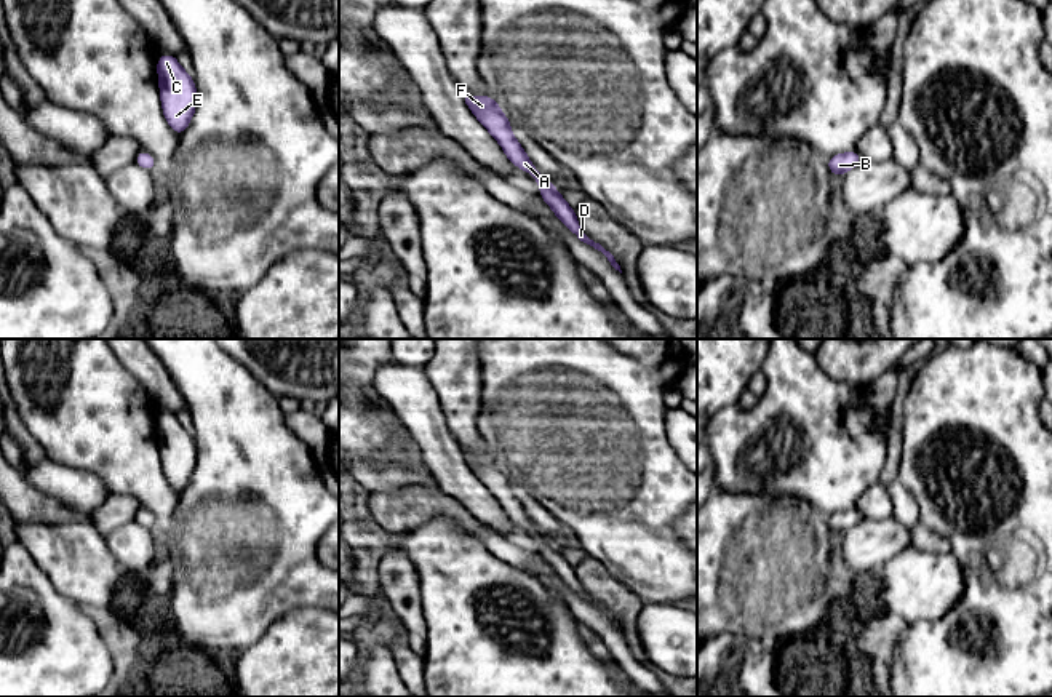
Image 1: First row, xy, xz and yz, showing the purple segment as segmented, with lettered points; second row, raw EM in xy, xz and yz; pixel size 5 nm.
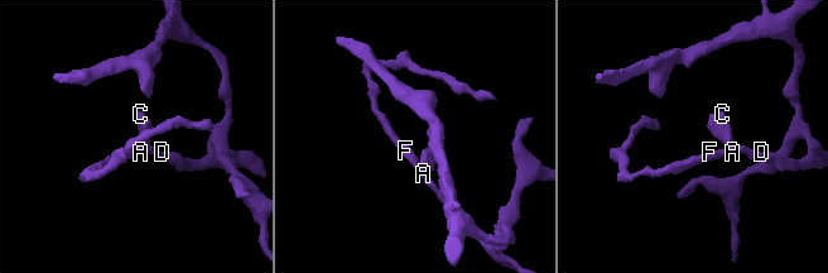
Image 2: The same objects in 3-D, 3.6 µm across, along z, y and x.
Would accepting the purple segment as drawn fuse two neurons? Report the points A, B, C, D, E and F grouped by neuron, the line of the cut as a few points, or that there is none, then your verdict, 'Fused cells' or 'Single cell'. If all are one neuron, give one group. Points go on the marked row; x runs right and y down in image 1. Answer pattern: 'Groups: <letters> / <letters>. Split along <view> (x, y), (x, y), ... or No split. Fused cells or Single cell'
Groups: A B C D E F. No split. Single cell

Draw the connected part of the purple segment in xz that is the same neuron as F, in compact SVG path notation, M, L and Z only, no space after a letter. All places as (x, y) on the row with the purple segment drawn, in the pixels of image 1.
M464 90L462 93L465 98L465 104L472 110L472 114L500 144L500 147L504 149L512 165L529 173L536 179L540 189L540 197L553 209L556 217L580 241L601 251L608 257L611 265L622 273L620 265L616 262L614 256L609 251L606 251L600 243L595 243L584 233L582 227L577 222L576 211L566 203L566 200L553 187L553 184L545 176L542 176L539 169L532 165L532 161L528 158L521 144L513 137L510 120L502 114L500 106L489 96L472 96L472 94L467 94Z

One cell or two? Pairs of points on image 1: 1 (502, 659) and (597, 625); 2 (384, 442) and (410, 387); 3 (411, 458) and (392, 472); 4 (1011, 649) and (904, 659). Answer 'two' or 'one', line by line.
1: two
2: one
3: two
4: one

